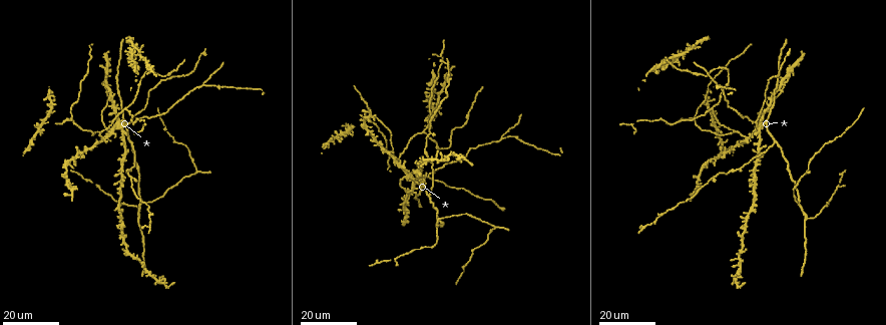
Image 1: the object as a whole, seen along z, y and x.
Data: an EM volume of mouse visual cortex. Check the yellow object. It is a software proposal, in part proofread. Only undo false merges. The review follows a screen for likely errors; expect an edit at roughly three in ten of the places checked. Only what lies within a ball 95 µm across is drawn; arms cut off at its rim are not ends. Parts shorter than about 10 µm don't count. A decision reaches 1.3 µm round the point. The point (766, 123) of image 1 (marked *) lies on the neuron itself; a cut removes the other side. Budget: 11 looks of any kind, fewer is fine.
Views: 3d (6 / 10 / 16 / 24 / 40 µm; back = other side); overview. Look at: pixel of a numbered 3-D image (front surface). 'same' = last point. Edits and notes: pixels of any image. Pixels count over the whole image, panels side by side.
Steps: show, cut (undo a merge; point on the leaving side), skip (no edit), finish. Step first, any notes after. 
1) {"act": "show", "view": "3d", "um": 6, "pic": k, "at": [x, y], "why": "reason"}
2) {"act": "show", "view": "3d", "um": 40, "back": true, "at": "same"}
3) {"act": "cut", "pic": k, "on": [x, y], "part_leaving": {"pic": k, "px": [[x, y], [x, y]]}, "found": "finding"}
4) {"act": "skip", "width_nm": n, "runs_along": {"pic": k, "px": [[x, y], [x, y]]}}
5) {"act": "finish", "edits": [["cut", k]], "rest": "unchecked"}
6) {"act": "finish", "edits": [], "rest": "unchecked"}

{"act": "show", "view": "3d", "um": 24, "pic": 1, "at": [115, 128], "why": "thin arm on a thick one"}

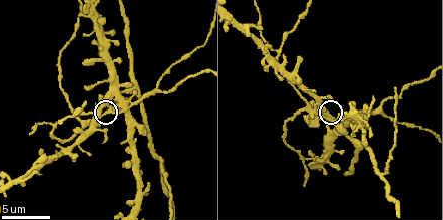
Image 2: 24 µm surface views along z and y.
{"act": "show", "view": "3d", "um": 6, "pic": 2, "at": [335, 119]}

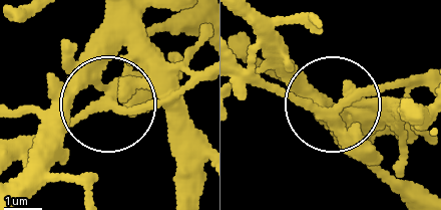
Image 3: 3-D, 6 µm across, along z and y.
{"act": "skip", "width_nm": 240, "found": "all the same neuron"}

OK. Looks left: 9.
{"act": "show", "view": "3d", "um": 24, "pic": 1, "at": [808, 168], "why": "sudden change in width"}

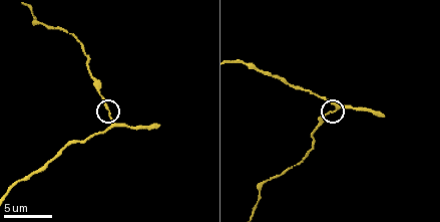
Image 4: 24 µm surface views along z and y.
{"act": "show", "view": "3d", "um": 6, "pic": 4, "at": [110, 118], "why": "closer look"}

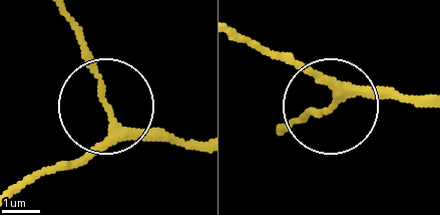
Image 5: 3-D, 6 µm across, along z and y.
{"act": "skip", "width_nm": 160, "runs_along": {"pic": 5, "px": [[12, 191], [98, 146], [107, 127], [91, 49], [69, 11]]}, "found": "continuous, no second neuron"}

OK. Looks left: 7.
{"act": "show", "view": "3d", "um": 24, "pic": 1, "at": [503, 138]}

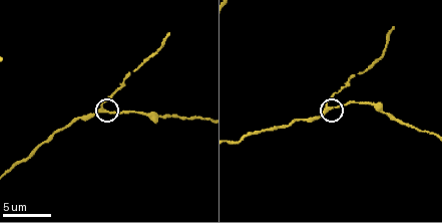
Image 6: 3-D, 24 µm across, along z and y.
{"act": "show", "view": "3d", "um": 10, "pic": 6, "at": [104, 108]}

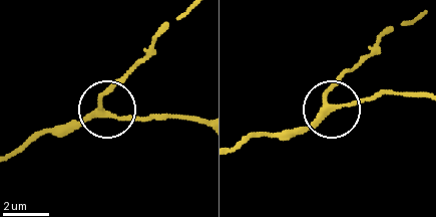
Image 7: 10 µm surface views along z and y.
{"act": "skip", "runs_along": {"pic": 7, "px": [[13, 156], [99, 114], [132, 65]]}, "found": "one neuron here"}

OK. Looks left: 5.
{"act": "show", "view": "3d", "um": 16, "pic": 1, "at": [439, 218]}

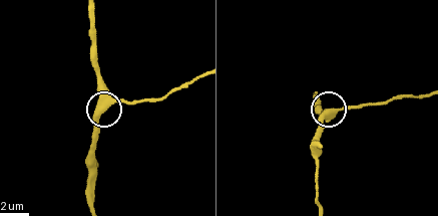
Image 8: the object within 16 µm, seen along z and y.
{"act": "show", "view": "3d", "um": 6, "pic": 8, "at": [108, 105]}

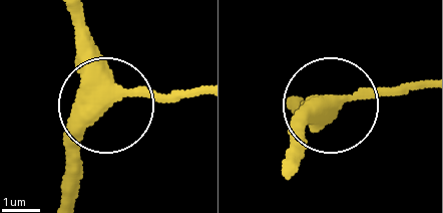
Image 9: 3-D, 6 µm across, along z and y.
{"act": "skip", "width_nm": 400, "runs_along": {"pic": 9, "px": [[81, 16], [84, 73], [100, 112], [68, 167]]}, "found": "continuous, no second neuron"}

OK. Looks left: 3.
{"act": "show", "view": "3d", "um": 10, "pic": 2, "at": [60, 139], "why": "side arm on a straight run"}

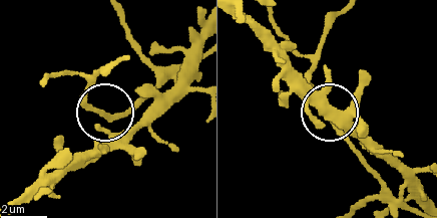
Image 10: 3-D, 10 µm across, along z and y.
{"act": "show", "view": "3d", "um": 6, "pic": 10, "at": [107, 117]}

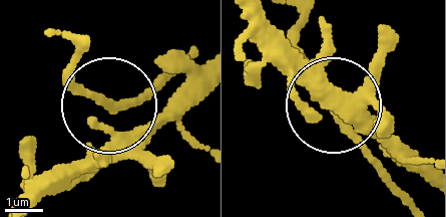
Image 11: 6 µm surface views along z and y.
{"act": "skip", "side_arm_um": 40, "runs_along": {"pic": 11, "px": [[191, 56], [159, 88], [115, 101], [45, 194]]}, "found": "continuous, no second neuron"}

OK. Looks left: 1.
{"act": "finish", "edits": [], "rest": "unchecked"}

